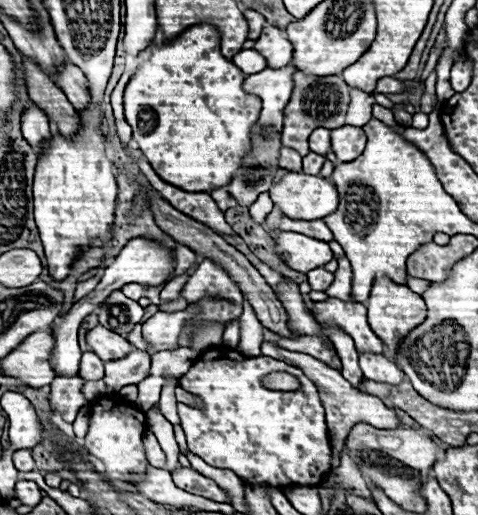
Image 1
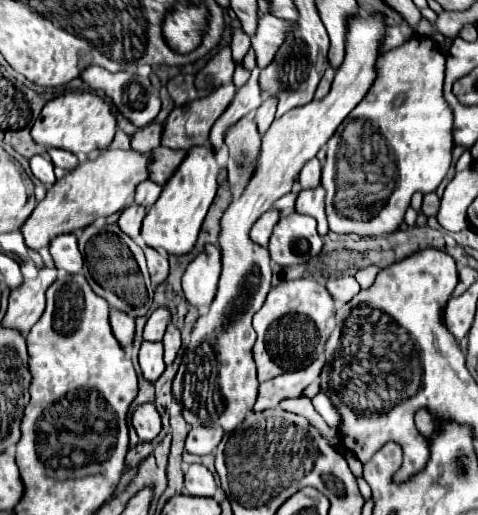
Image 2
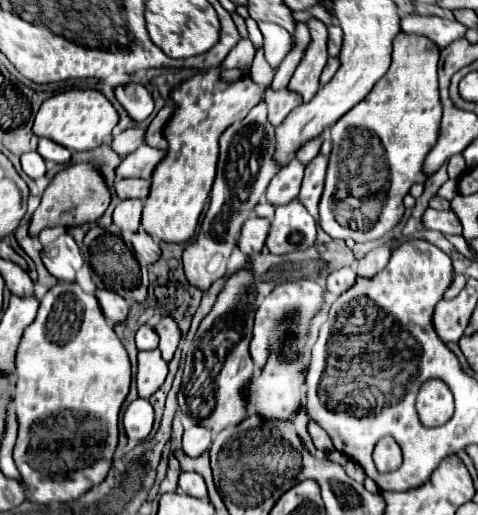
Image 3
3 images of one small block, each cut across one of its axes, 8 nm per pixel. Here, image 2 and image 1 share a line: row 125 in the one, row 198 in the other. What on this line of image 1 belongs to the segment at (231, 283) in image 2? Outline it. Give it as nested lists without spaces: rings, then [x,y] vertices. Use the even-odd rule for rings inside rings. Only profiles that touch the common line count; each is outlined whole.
[[[288,172],[280,184],[276,184],[276,188],[270,188],[270,198],[276,206],[282,208],[284,216],[294,218],[294,220],[318,220],[324,218],[332,212],[336,212],[338,204],[340,204],[340,196],[338,190],[334,186],[332,180],[322,178],[322,176],[312,176],[312,174],[304,174],[304,172]]]

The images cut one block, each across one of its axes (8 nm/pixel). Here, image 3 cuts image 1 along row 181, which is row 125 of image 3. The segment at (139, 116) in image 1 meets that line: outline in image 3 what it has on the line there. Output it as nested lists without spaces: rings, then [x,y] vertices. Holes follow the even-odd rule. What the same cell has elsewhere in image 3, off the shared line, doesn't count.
[[[212,68],[180,82],[170,92],[170,100],[178,108],[162,130],[168,140],[168,150],[166,158],[152,172],[150,192],[142,212],[142,226],[152,238],[158,236],[164,242],[188,242],[194,236],[198,216],[216,176],[218,138],[230,122],[246,118],[248,110],[262,100],[260,86],[248,76],[236,82],[224,82],[220,74],[222,68]]]

